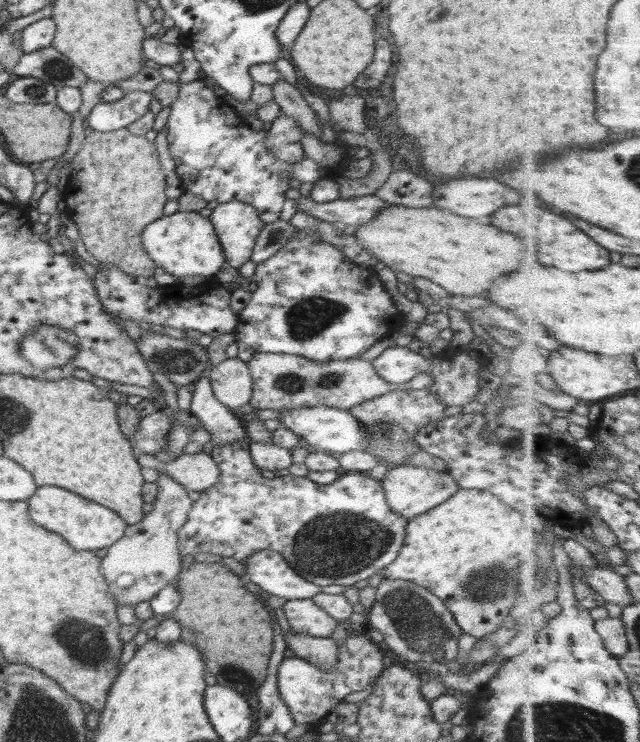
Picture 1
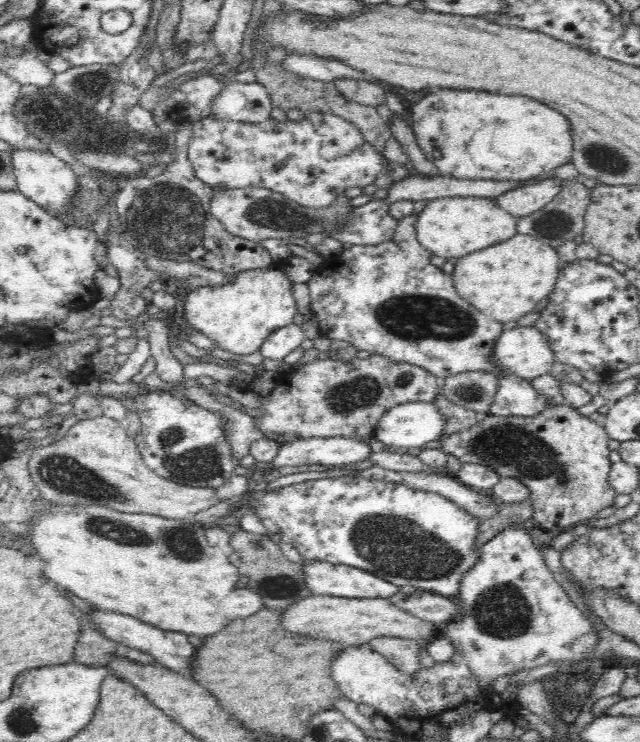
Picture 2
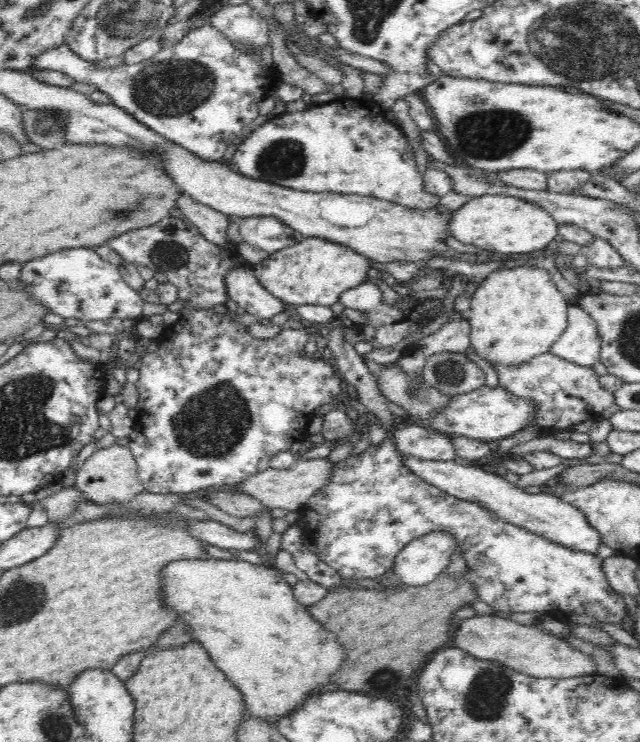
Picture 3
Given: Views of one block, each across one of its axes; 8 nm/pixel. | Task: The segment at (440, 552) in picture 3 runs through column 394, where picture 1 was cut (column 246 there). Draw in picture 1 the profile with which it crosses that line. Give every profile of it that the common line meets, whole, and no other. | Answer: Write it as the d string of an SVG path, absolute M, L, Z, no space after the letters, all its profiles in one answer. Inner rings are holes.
M274 550L254 552L244 568L247 582L260 586L262 591L286 601L312 599L322 594L322 587L306 581Z

